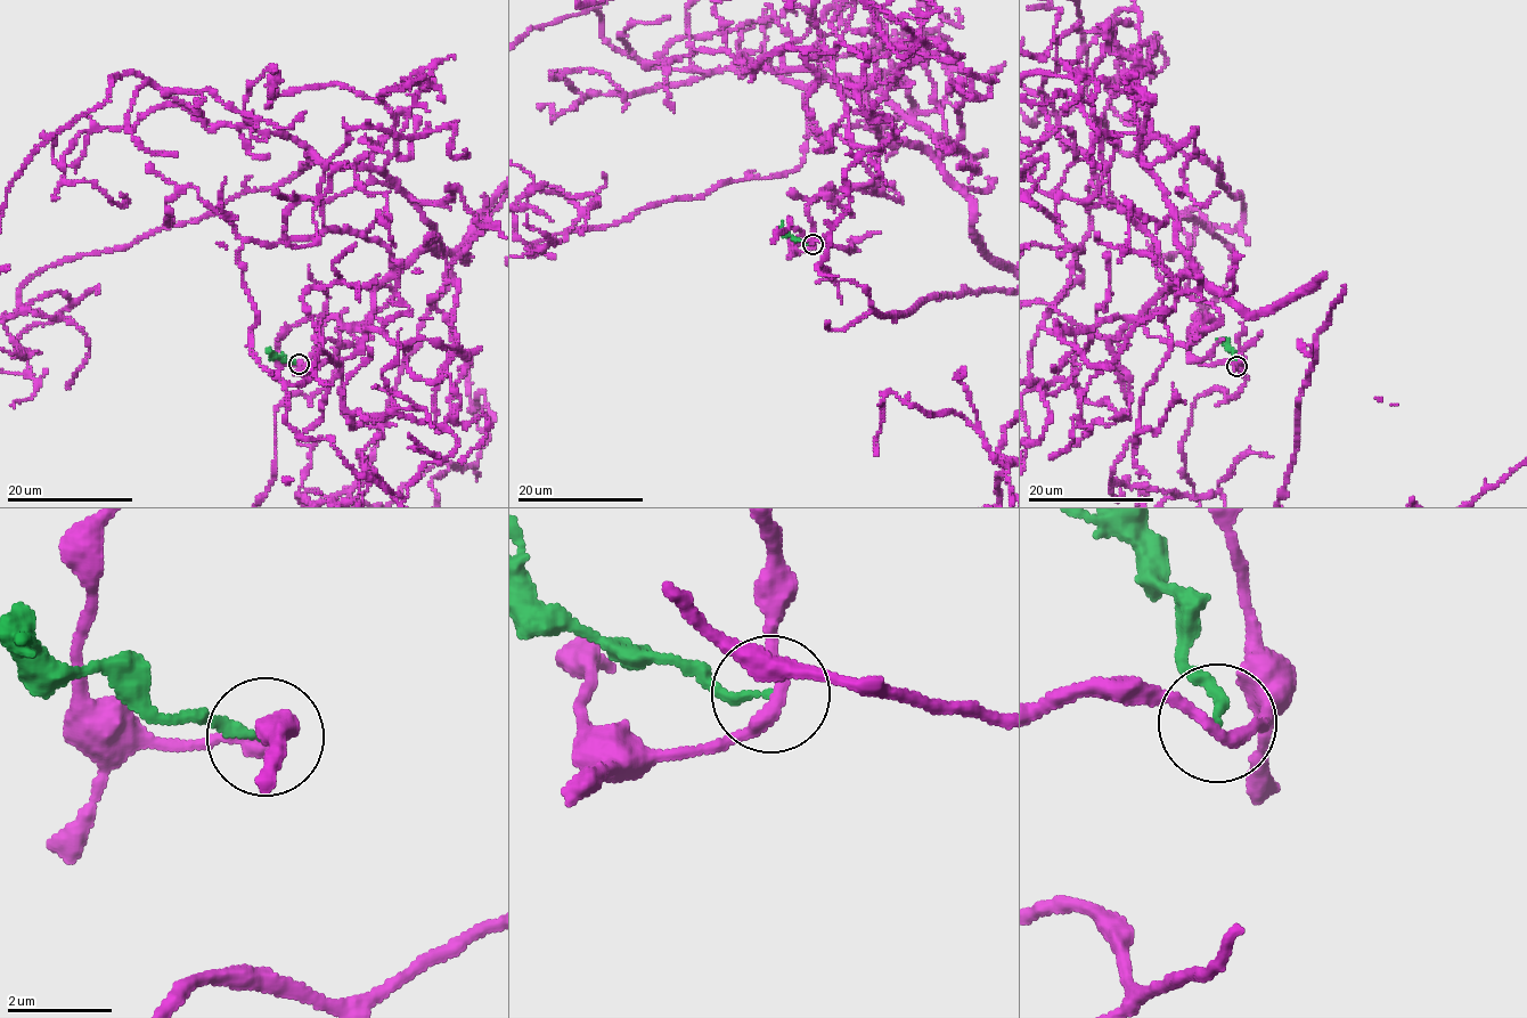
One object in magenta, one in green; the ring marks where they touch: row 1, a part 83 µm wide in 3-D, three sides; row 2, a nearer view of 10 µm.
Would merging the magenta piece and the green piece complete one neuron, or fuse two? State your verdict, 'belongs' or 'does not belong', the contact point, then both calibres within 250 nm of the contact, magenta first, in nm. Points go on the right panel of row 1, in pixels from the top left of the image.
does not belong; at (1236, 366); 260 nm thick on the magenta side, 180 nm on the other

